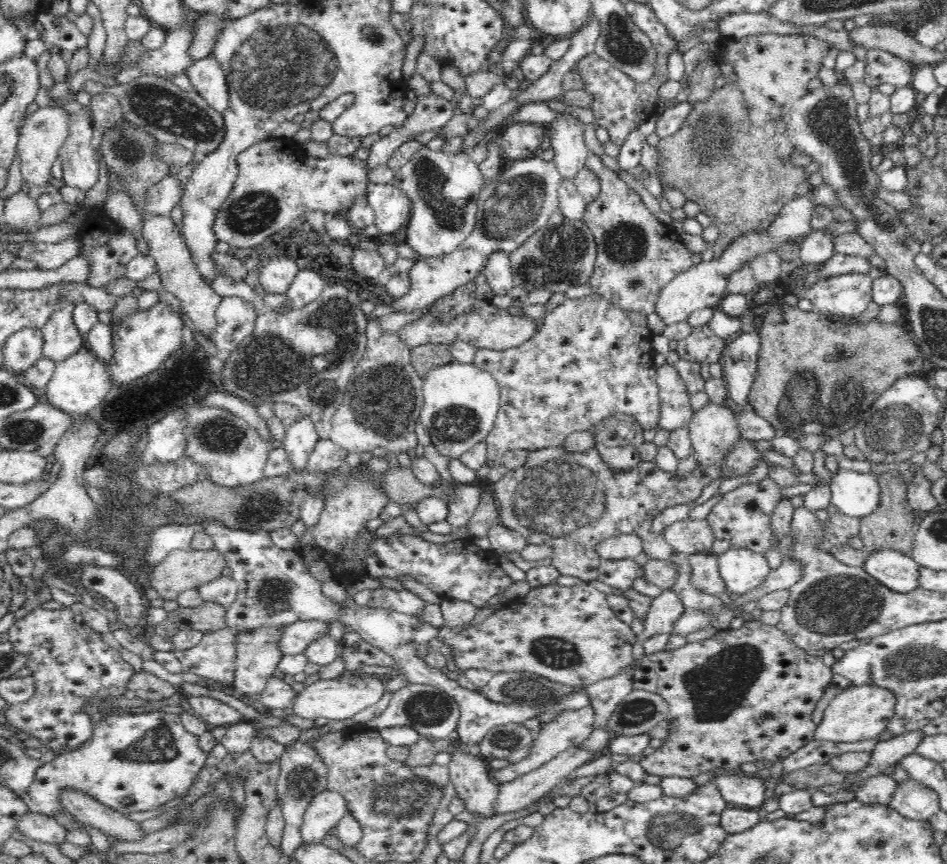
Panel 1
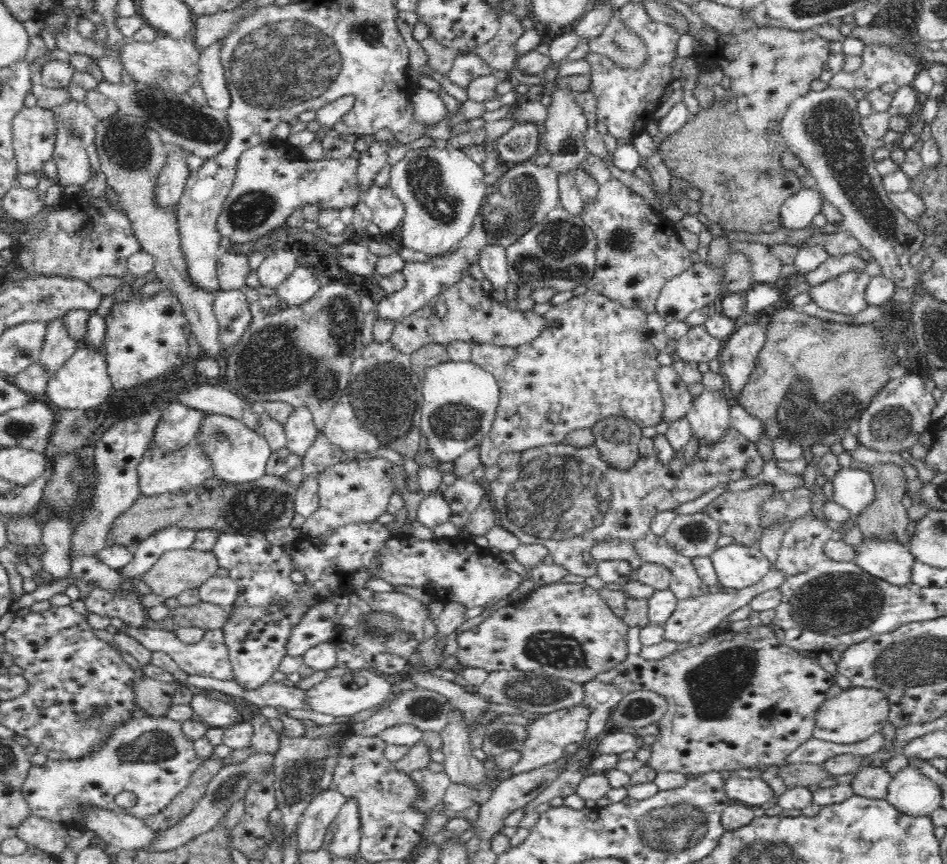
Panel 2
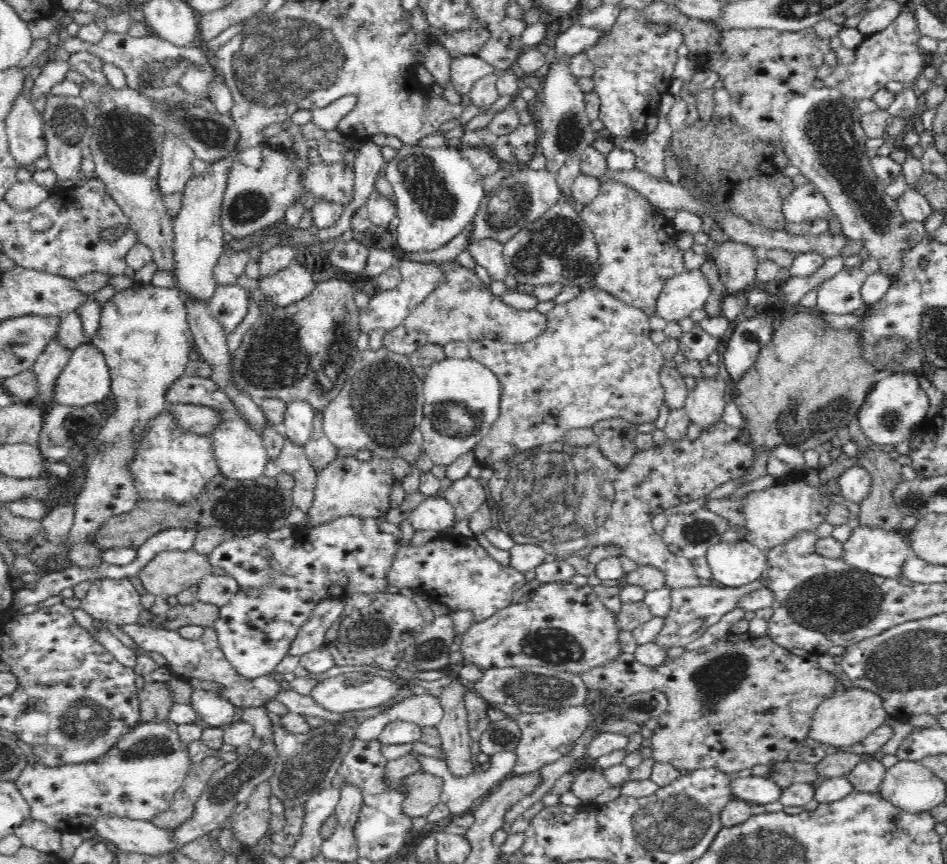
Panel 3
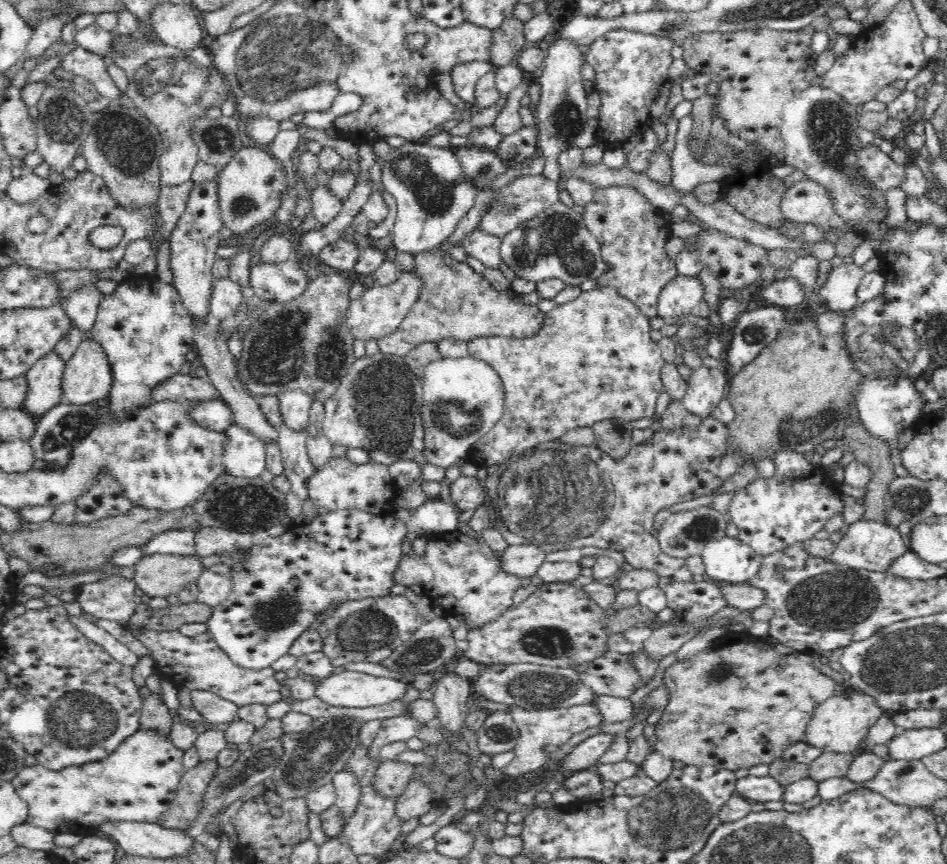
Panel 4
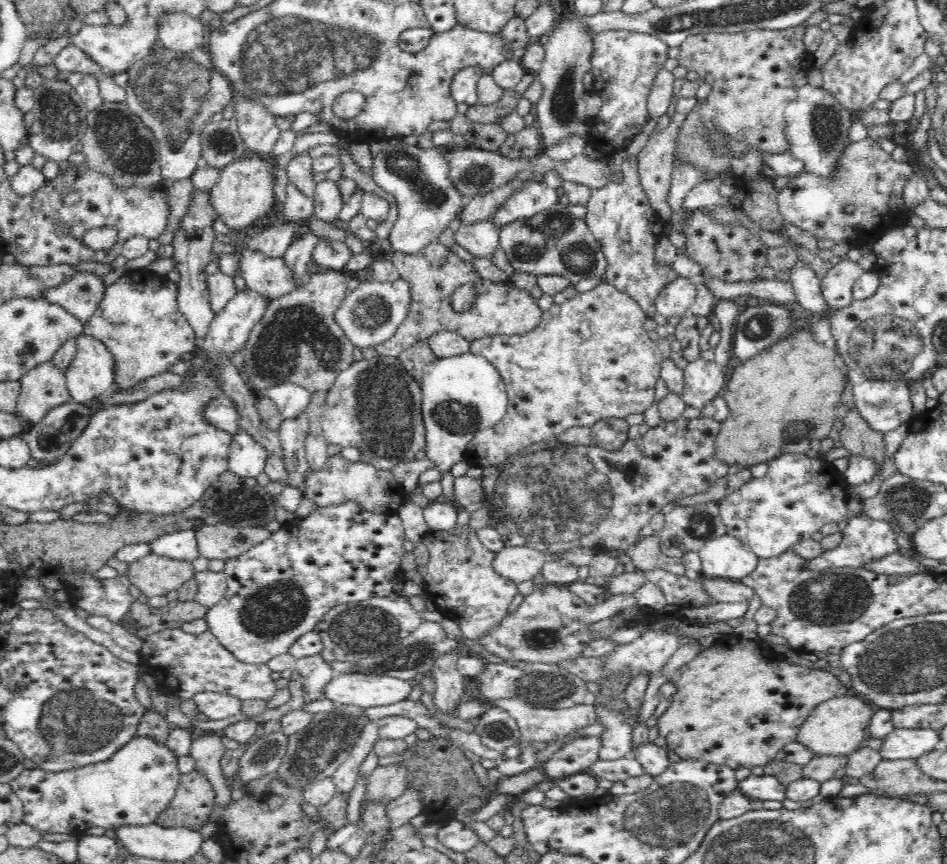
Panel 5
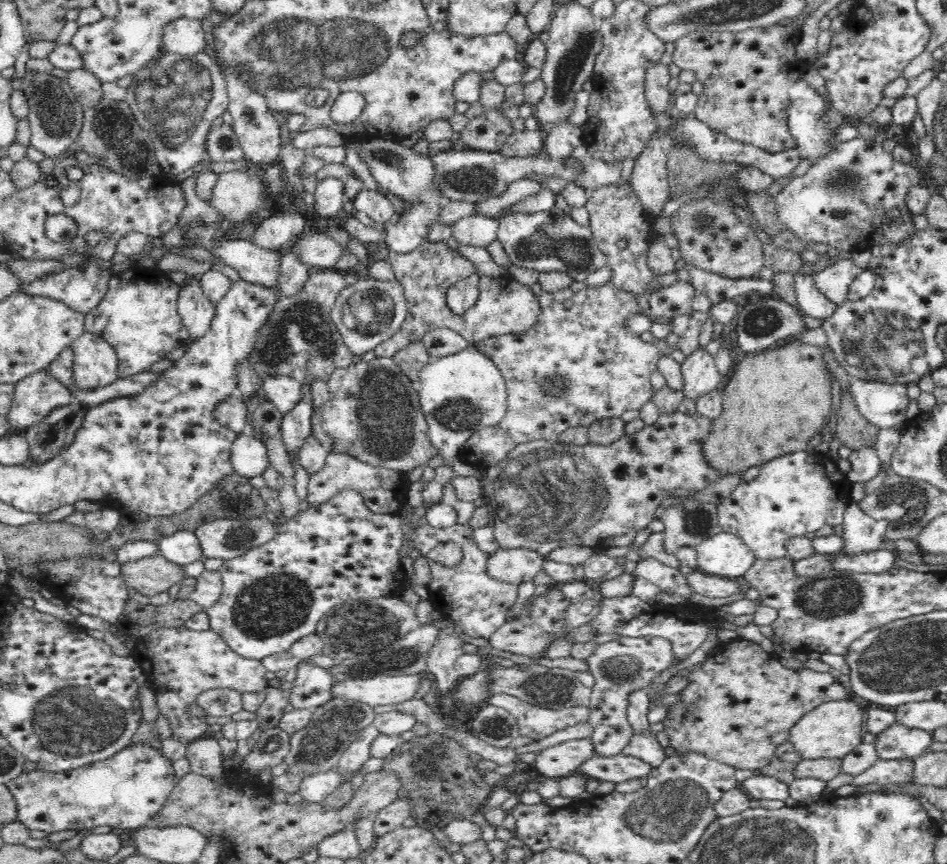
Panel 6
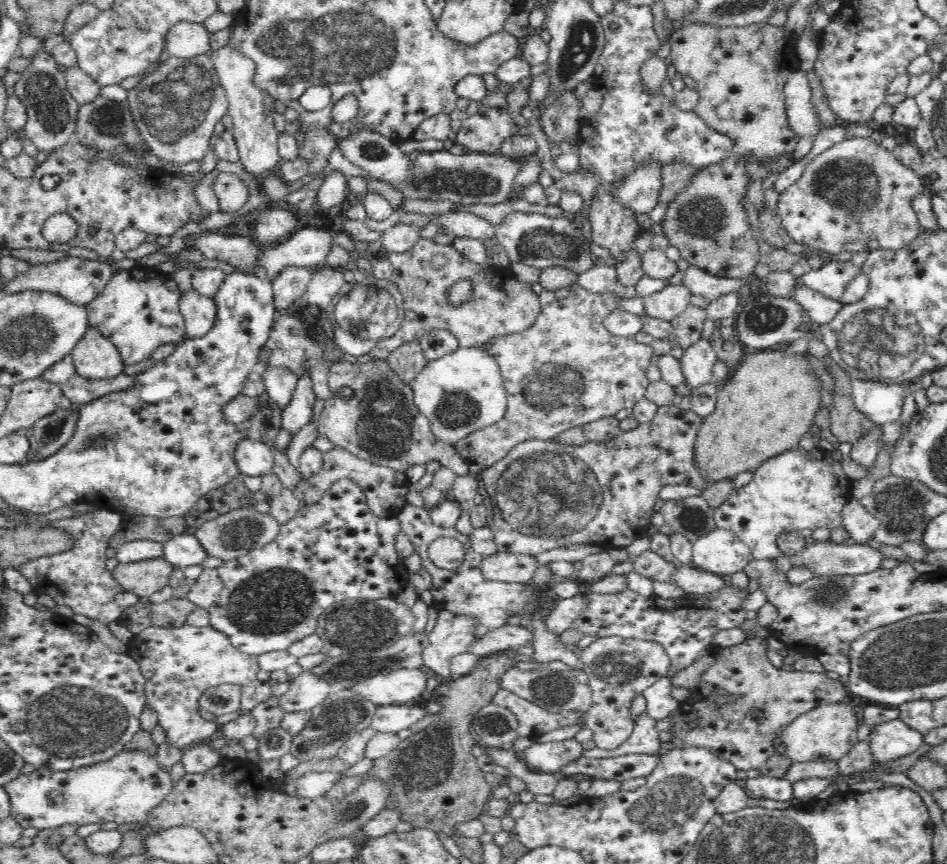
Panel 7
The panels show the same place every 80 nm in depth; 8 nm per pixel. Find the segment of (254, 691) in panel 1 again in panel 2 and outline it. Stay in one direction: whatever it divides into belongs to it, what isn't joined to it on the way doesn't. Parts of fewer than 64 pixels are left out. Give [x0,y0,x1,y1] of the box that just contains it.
[223,605,306,690]

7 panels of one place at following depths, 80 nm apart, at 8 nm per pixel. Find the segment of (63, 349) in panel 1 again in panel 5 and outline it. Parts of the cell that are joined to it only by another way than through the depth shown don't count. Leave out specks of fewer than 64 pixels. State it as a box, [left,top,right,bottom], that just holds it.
[16,360,71,424]

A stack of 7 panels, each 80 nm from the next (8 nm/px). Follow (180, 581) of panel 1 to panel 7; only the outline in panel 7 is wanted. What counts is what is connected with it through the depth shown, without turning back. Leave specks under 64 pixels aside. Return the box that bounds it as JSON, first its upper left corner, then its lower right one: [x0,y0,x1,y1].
[113,557,174,598]

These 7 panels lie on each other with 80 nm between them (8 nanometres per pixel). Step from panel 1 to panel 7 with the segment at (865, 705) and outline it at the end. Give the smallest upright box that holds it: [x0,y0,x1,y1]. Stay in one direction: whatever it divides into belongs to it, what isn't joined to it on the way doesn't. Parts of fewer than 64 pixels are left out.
[781,702,861,762]

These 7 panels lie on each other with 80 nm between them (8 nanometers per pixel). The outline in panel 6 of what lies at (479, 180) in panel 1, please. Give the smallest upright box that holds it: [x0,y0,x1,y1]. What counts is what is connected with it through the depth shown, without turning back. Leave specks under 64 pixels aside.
[360,138,451,254]

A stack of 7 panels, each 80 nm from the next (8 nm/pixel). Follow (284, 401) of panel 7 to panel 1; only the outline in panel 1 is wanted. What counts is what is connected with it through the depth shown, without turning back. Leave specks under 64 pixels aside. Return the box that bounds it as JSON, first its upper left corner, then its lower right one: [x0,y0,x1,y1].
[282,416,320,472]

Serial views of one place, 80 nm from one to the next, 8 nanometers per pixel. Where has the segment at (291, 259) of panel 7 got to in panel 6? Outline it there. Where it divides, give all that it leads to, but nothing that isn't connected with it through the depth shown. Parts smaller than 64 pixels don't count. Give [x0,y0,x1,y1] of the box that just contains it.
[291,233,346,270]

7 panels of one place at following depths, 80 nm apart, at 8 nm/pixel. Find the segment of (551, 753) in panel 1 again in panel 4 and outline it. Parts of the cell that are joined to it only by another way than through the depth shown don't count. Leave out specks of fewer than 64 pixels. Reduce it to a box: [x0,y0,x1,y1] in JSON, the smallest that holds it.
[504,704,603,779]

